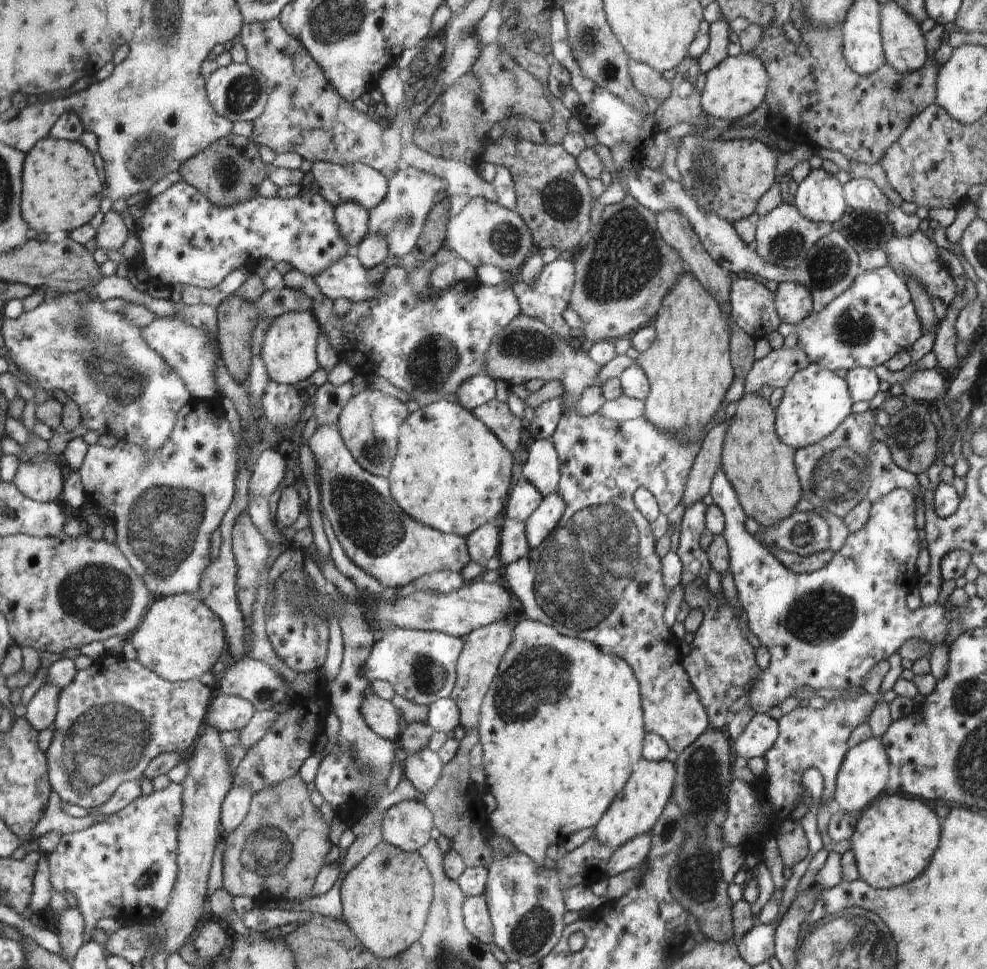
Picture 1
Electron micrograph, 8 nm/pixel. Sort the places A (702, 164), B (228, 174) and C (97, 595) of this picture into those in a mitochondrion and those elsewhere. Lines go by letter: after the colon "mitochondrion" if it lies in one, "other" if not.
A: mitochondrion
B: mitochondrion
C: mitochondrion

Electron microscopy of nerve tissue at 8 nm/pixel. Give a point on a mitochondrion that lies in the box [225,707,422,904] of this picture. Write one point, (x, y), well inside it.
(266, 853)

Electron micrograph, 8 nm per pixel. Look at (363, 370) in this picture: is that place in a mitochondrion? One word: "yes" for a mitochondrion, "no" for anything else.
no

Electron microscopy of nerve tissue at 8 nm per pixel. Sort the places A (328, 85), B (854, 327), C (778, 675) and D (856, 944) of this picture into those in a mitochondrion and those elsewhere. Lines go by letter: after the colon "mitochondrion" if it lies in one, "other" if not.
A: other
B: mitochondrion
C: other
D: mitochondrion

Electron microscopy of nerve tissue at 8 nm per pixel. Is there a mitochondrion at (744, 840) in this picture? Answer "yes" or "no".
no

